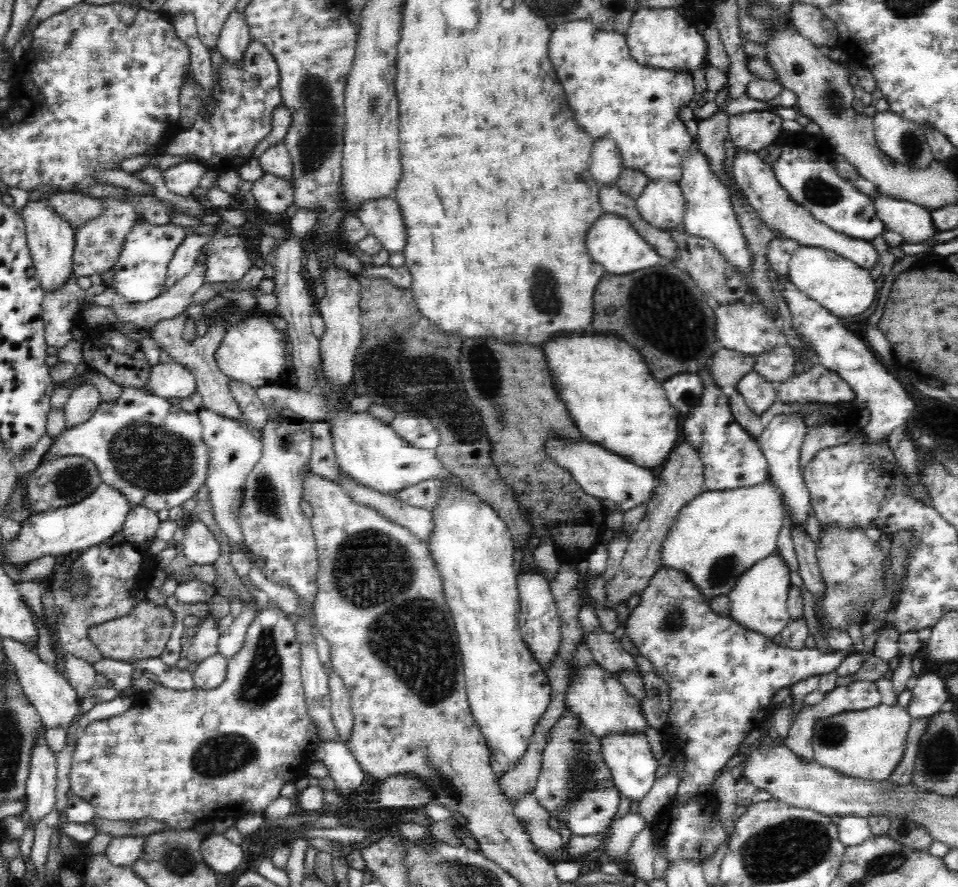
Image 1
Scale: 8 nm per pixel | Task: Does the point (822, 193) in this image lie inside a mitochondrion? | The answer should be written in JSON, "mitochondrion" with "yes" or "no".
{"mitochondrion":"yes"}

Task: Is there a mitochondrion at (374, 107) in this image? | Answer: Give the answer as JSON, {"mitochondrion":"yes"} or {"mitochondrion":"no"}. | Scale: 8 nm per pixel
{"mitochondrion":"yes"}

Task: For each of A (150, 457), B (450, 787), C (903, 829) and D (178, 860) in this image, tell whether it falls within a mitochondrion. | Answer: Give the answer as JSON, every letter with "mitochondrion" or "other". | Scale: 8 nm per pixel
{"A":"mitochondrion","B":"mitochondrion","C":"mitochondrion","D":"mitochondrion"}

